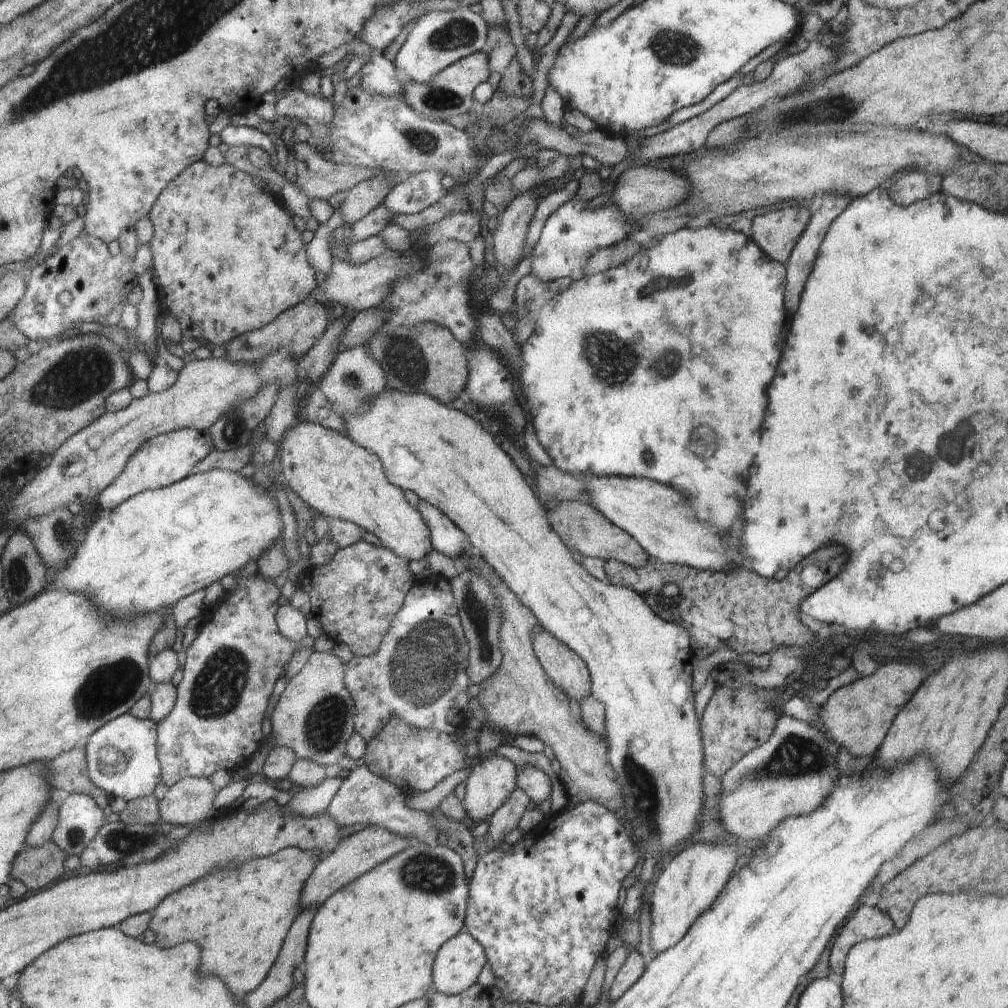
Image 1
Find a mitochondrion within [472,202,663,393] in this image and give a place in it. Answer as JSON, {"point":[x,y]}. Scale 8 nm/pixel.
{"point":[600,346]}

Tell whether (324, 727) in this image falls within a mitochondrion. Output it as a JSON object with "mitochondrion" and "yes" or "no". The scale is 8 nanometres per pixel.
{"mitochondrion":"yes"}

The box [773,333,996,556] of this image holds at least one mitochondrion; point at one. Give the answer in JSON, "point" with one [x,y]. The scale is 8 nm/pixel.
{"point":[930,456]}

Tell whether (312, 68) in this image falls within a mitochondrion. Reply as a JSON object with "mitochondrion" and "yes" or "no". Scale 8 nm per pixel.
{"mitochondrion":"no"}

